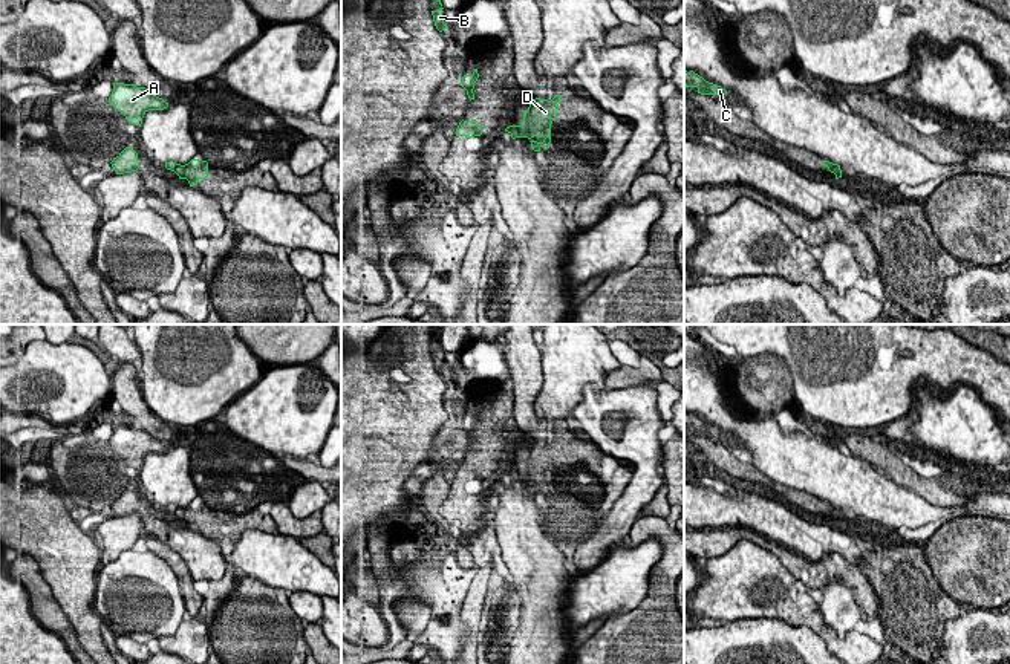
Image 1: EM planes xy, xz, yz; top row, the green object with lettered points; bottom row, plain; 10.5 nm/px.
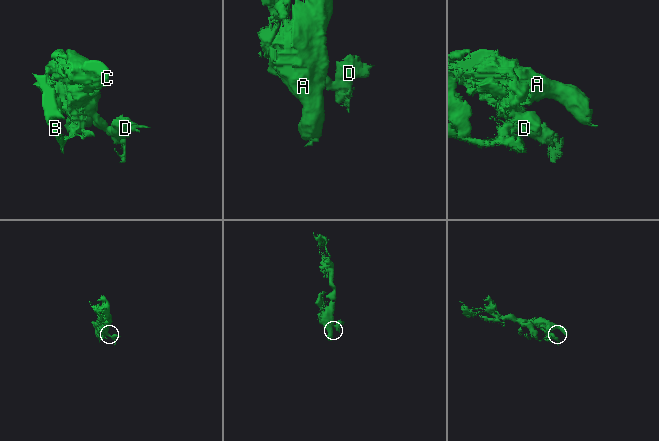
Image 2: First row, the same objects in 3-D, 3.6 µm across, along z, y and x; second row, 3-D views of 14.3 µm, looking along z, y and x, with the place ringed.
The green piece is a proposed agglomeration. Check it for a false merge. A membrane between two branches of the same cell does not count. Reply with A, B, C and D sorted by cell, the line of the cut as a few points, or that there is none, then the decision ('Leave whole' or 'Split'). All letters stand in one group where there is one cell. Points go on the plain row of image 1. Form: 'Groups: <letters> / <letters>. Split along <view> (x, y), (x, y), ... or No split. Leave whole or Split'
Groups: A B C / D. Split along xz (518, 468), (521, 479). Split

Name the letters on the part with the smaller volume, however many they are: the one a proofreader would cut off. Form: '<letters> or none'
D

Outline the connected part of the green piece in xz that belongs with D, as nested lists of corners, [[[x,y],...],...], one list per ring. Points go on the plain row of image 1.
[[[554,438],[551,444],[536,441],[523,454],[523,464],[519,468],[519,479],[528,480],[534,494],[549,491],[551,467],[557,462],[560,441],[565,438]]]

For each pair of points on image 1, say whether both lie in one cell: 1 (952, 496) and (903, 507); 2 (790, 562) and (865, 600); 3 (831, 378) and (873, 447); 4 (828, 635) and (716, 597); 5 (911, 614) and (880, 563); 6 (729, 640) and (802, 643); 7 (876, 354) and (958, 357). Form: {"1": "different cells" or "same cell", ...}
{"1": "different cells", "2": "same cell", "3": "different cells", "4": "same cell", "5": "same cell", "6": "same cell", "7": "same cell"}

